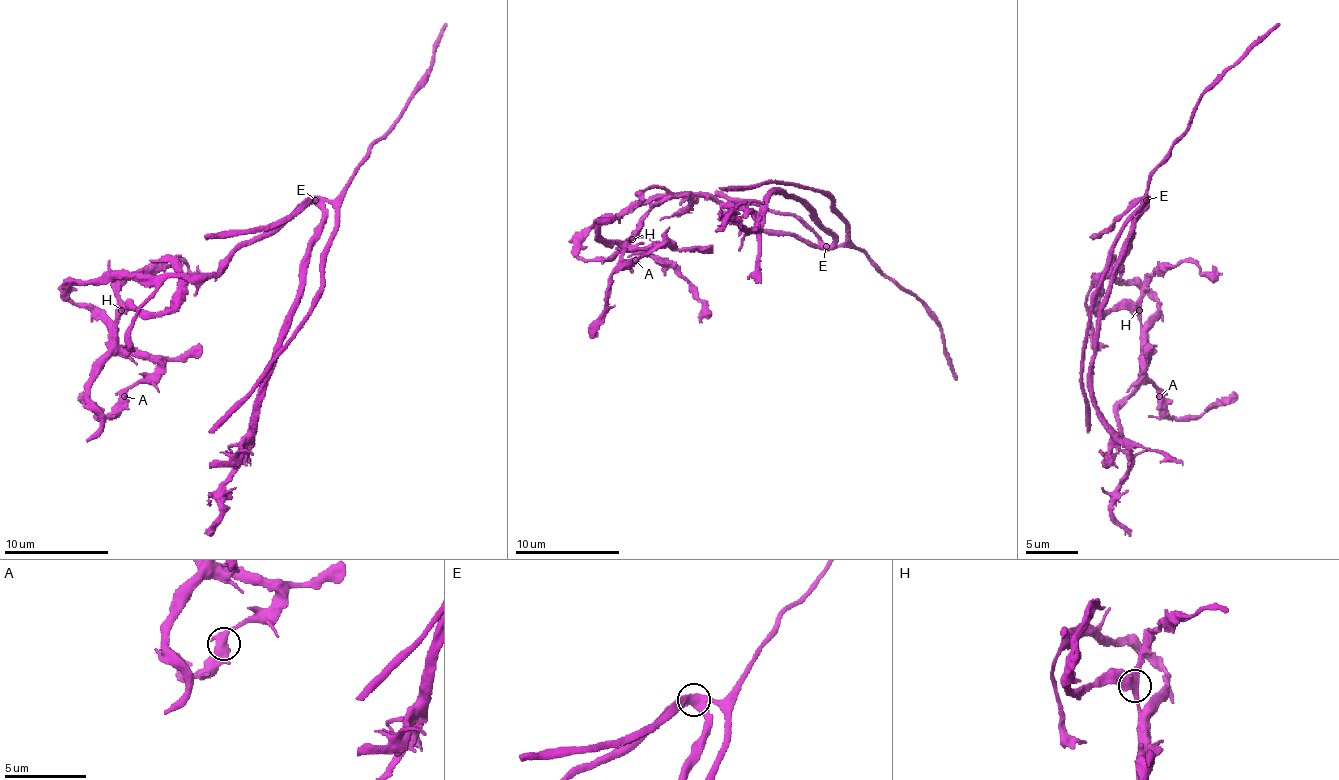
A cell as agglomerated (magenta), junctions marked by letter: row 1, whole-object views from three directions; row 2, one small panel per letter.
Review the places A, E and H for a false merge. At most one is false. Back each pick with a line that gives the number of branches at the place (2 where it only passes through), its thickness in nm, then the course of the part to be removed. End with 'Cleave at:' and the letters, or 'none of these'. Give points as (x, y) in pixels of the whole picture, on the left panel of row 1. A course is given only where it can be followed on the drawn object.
E: 4 branches meet; 440 nm thick; foreign part runs (315, 200), (323, 211), (323, 227), (302, 268), (257, 417), (236, 472), (226, 485), (223, 517), (208, 535)
Cleave at: E

